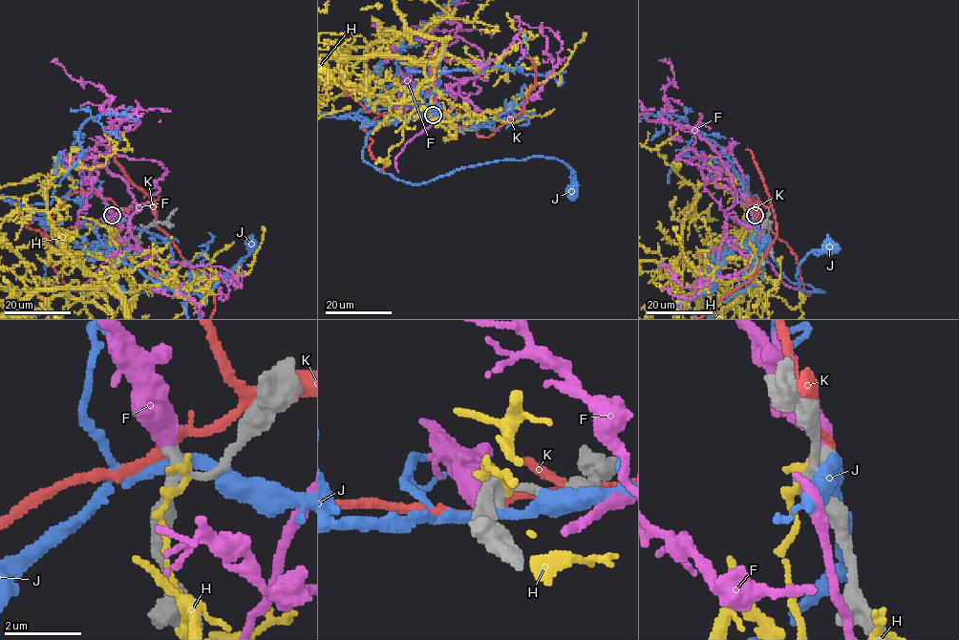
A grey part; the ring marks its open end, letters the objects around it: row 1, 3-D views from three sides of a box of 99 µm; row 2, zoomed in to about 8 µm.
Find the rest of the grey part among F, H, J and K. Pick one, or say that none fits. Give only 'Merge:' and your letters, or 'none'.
Merge: F

